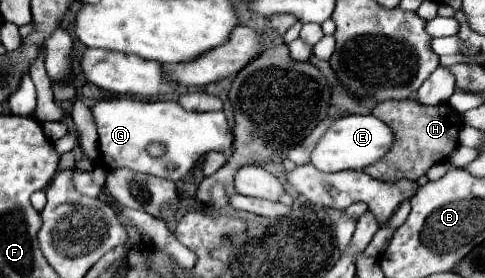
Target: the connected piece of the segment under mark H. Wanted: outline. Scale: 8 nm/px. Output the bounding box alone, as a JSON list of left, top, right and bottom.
[362,99,462,183]

